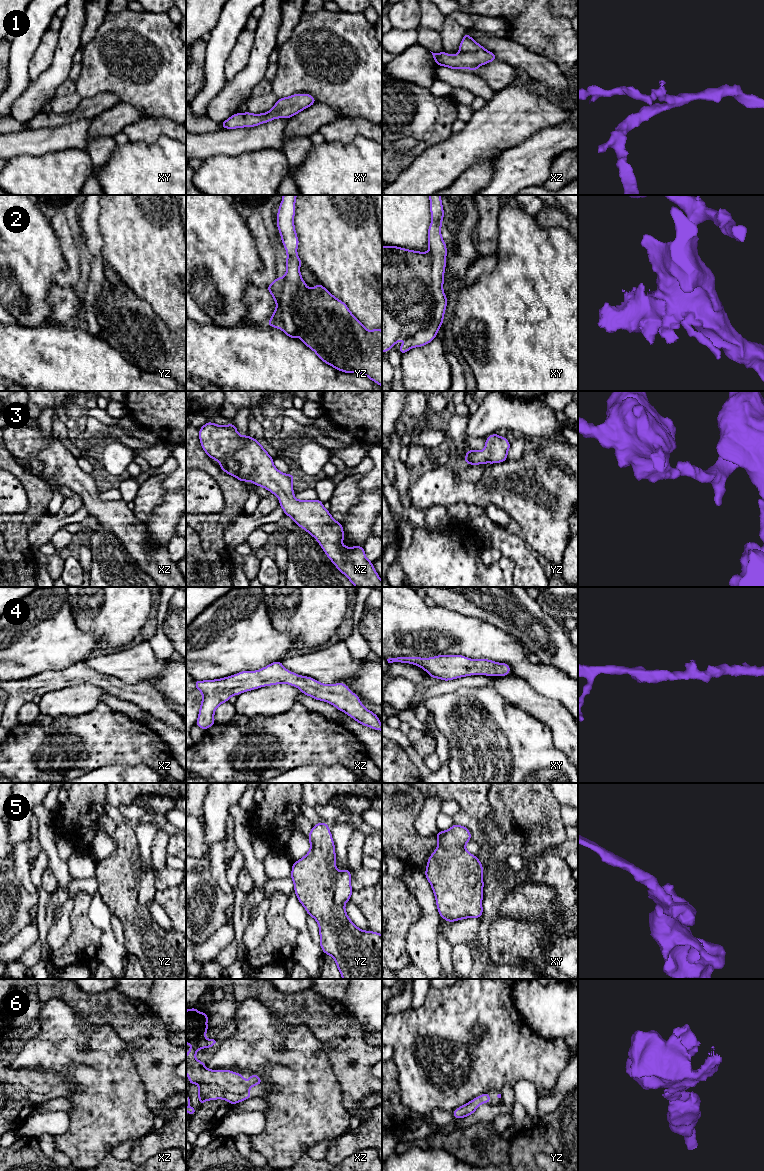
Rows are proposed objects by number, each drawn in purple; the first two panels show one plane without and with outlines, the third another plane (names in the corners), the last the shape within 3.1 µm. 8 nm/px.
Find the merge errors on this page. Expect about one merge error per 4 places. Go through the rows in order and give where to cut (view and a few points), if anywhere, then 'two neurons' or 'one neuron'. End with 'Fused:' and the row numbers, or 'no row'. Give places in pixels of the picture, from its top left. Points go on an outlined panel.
1: no cut; one neuron
2: no cut; one neuron
3: no cut; one neuron
4: no cut; one neuron
5: no cut; one neuron
6: no cut; one neuron
Fused: no row

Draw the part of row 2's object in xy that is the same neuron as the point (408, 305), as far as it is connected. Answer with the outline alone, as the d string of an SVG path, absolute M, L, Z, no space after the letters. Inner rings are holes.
M428 195L432 221L428 229L428 247L430 252L419 252L396 246L382 246L382 353L393 348L400 339L405 342L399 351L404 355L414 347L421 347L437 337L443 324L447 297L443 292L444 271L446 267L447 248L441 236L441 225L444 217L440 195Z

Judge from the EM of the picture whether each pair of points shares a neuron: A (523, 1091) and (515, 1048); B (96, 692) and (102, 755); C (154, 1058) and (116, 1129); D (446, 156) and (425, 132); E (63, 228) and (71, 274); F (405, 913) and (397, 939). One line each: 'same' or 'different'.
A: different
B: different
C: different
D: different
E: same
F: same

